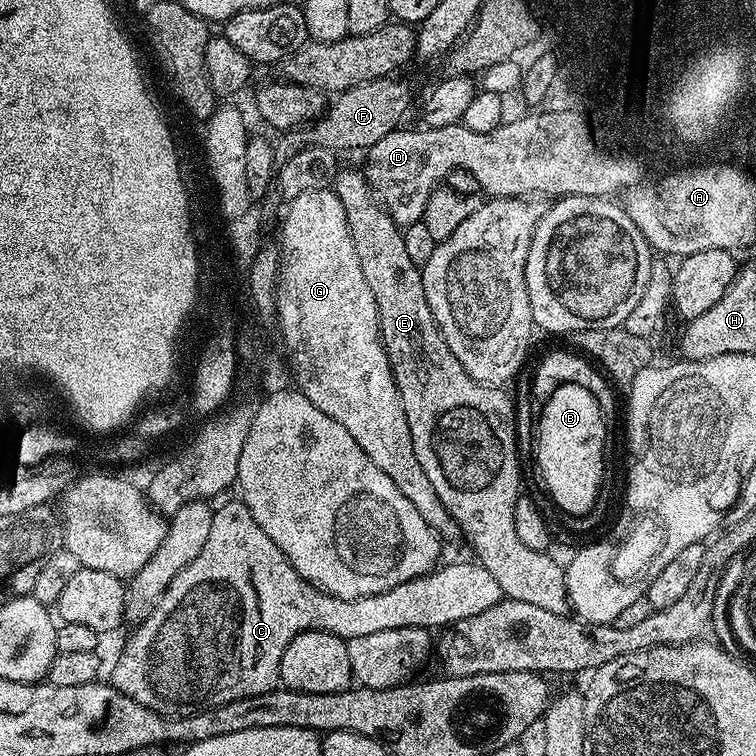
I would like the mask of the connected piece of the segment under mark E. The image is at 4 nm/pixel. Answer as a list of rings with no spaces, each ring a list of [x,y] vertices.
[[[341,167],[334,177],[334,190],[342,202],[342,210],[346,210],[350,238],[354,238],[354,251],[358,253],[358,266],[362,266],[362,274],[374,294],[374,302],[378,304],[380,337],[384,343],[386,358],[392,367],[394,382],[398,386],[418,466],[422,466],[423,473],[430,480],[430,486],[434,486],[434,494],[438,494],[442,506],[446,506],[446,510],[459,526],[463,539],[468,539],[468,544],[476,555],[473,557],[486,570],[490,570],[491,576],[498,581],[501,597],[530,602],[534,606],[542,606],[542,610],[567,613],[570,601],[562,564],[548,552],[530,550],[530,546],[526,546],[526,542],[518,538],[518,530],[514,526],[514,506],[522,495],[522,460],[516,447],[513,397],[509,393],[507,396],[503,387],[483,384],[470,378],[462,362],[454,358],[450,346],[446,346],[434,322],[430,302],[426,302],[426,286],[421,265],[415,264],[410,258],[402,228],[392,220],[387,209],[377,199],[365,173],[359,167]]]

